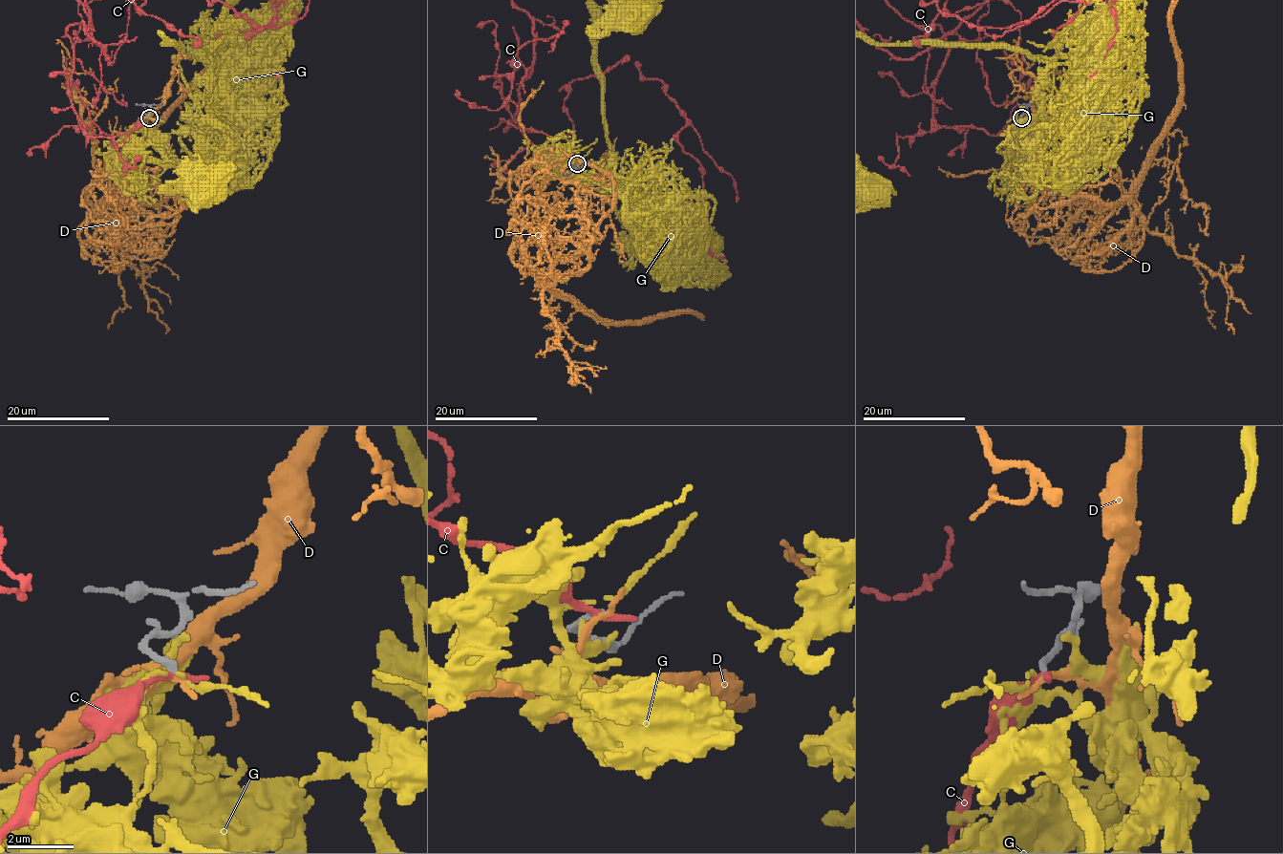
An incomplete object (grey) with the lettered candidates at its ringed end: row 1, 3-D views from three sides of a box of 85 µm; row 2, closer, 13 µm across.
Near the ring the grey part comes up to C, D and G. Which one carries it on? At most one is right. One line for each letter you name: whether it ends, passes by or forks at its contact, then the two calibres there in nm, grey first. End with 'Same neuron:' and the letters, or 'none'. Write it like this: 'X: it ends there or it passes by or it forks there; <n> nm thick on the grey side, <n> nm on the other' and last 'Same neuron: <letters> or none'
D: it ends there; 180 nm thick on the grey side, 240 nm on the other
Same neuron: D

